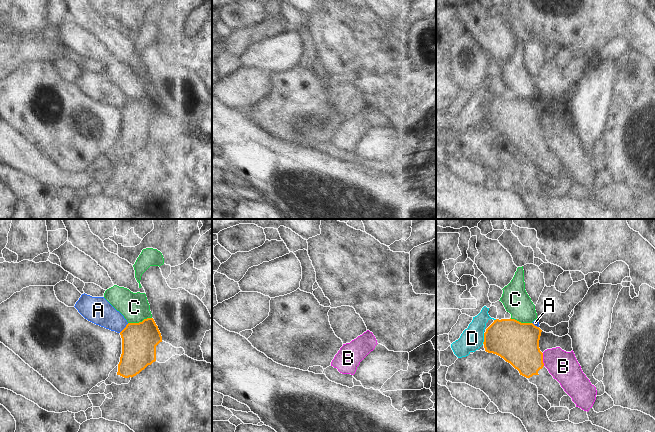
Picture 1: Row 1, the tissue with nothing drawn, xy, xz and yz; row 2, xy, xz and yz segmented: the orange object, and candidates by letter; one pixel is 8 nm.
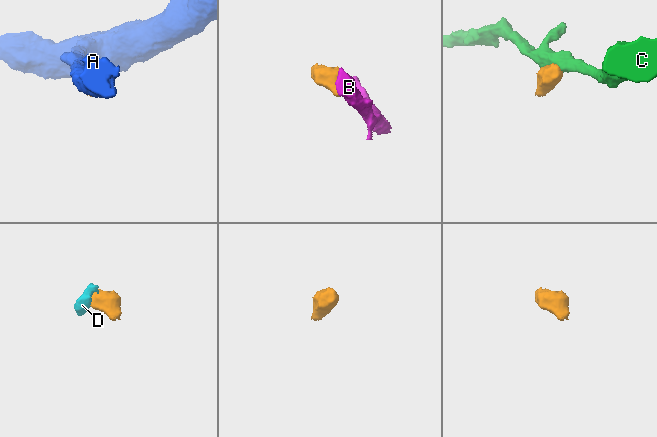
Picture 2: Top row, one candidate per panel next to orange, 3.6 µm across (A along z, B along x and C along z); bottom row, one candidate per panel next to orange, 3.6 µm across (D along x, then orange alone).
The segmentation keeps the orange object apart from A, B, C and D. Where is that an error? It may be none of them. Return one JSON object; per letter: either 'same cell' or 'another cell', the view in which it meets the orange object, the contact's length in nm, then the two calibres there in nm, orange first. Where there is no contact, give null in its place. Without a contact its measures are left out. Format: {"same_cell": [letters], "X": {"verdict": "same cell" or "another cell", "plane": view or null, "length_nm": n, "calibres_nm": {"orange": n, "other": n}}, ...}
{"same_cell": [], "A": {"verdict": "another cell", "plane": "xy", "length_nm": 110, "calibres_nm": {"orange": 280, "other": 220}}, "B": {"verdict": "another cell", "plane": "yz", "length_nm": 110, "calibres_nm": {"orange": 340, "other": 240}}, "C": {"verdict": "another cell", "plane": "xy", "length_nm": 200, "calibres_nm": {"orange": 280, "other": 220}}, "D": {"verdict": "another cell", "plane": "yz", "length_nm": 90, "calibres_nm": {"orange": 320, "other": 190}}}

